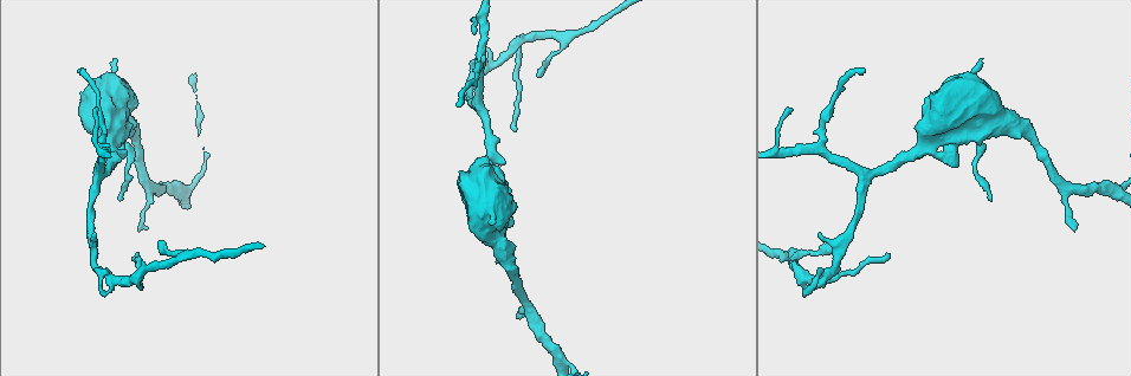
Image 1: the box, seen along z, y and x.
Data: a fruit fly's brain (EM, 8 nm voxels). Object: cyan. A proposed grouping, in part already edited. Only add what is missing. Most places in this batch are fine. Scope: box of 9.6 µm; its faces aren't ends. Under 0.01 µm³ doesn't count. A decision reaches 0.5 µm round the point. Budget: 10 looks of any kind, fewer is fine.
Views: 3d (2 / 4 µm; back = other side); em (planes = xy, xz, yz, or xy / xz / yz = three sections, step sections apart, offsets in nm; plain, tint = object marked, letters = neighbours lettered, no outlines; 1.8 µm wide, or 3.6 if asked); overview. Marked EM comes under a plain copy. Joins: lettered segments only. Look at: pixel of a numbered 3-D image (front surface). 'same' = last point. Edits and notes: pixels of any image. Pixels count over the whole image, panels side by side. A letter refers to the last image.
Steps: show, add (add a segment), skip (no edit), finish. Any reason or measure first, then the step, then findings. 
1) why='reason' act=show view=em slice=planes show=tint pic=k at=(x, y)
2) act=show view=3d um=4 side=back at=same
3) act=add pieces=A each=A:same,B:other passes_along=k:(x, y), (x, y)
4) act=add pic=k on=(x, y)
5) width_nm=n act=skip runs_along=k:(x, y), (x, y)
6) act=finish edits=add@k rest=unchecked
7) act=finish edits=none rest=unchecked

why='an open end' act=show view=3d um=2 side=back pic=1 at=(122, 199)

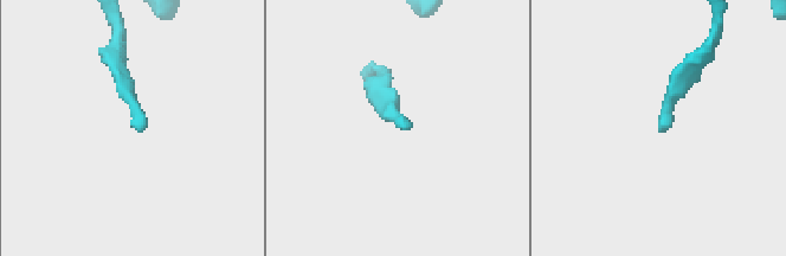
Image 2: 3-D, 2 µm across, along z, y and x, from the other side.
why='shape alone is not enough' act=show view=em slice=xz step=4 show=tint pic=2 at=(658, 130)

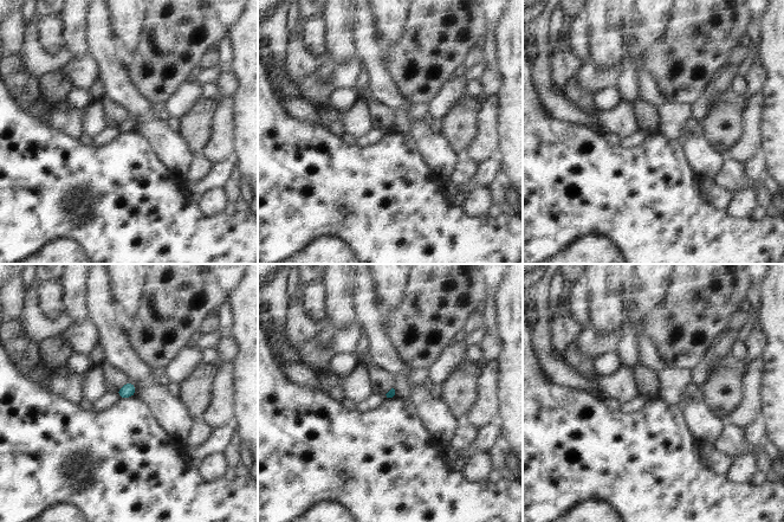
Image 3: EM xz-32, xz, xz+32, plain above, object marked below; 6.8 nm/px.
act=show view=em slice=planes show=letters at=same

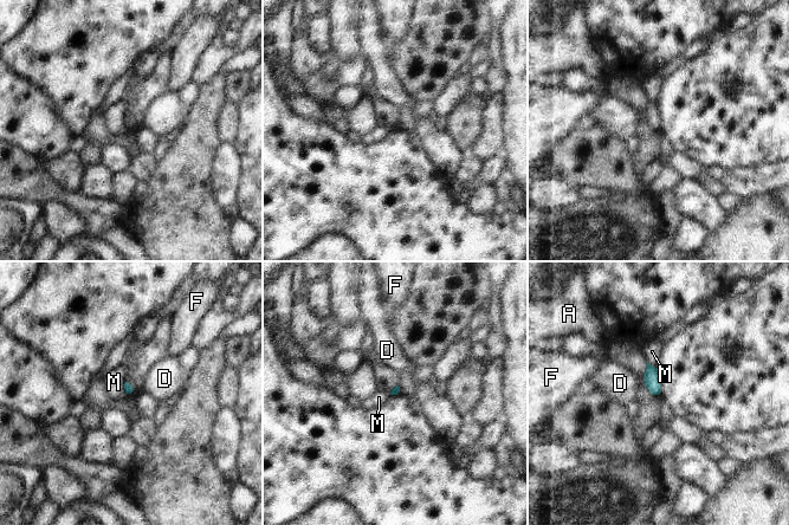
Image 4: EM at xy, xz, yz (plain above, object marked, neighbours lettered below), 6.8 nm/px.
act=skip each=A:other,D:other,F:other,M:other border=4:(124, 378), (124, 391), (127, 394) found='none of them fits'

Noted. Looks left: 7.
why='an open end' act=show view=em slice=planes show=letters pic=1 at=(515, 130)

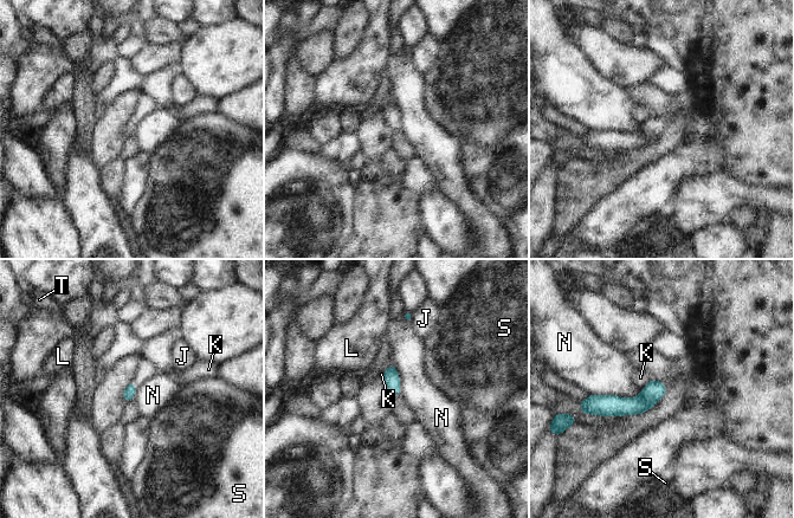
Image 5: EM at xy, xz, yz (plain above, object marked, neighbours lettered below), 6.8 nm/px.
act=skip each=J:other,K:other,L:other,N:other,S:other,T:other runs_along=5:(663, 388), (639, 405), (592, 405) found='none of them fits'

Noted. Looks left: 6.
why='thin end' act=show view=em slice=planes show=letters pic=1 at=(96, 235)

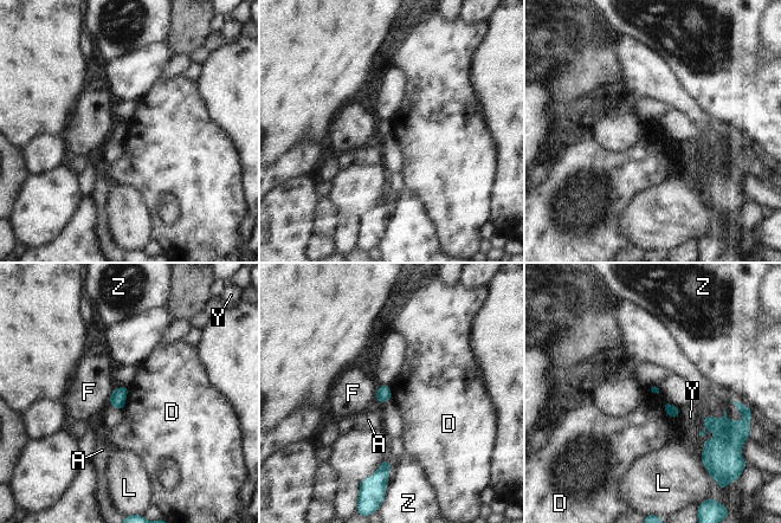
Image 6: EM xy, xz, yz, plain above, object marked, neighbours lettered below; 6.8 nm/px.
act=skip each=A:other,D:other,F:other,L:other,Y:other,Z:other border=6:(128, 387), (126, 404), (122, 409) found='none of them fits'

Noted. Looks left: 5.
act=show view=em slice=planes show=tint pic=1 at=(459, 105)

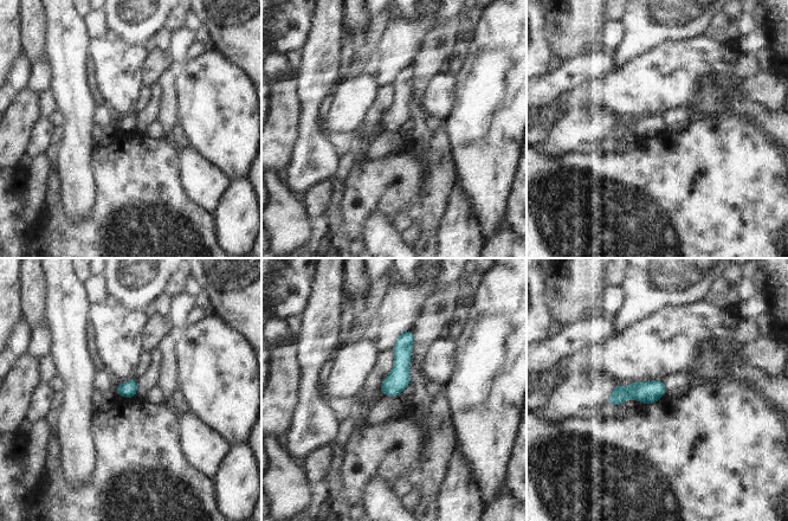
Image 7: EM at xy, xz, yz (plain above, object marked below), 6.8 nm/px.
why='see the neighbours' act=show view=em slice=planes show=letters at=same

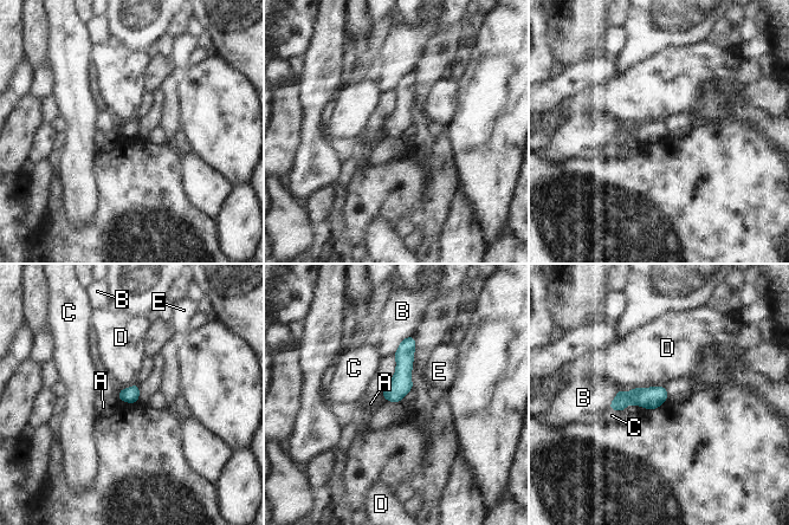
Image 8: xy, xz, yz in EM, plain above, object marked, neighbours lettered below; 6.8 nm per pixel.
width_nm=110 act=skip each=A:other,B:other,C:other,D:other,E:other found='no lettered segment goes on from it'

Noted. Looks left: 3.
act=finish edits=none rest=unchecked

